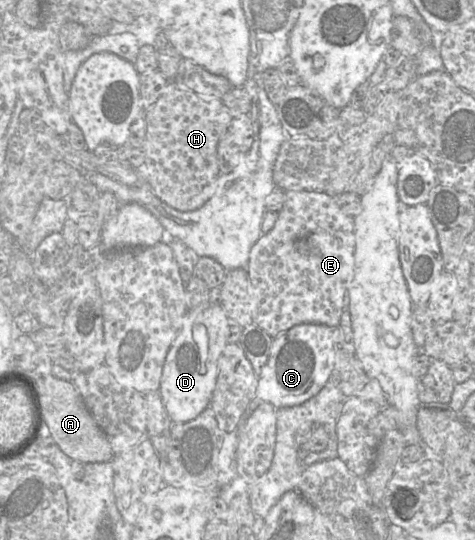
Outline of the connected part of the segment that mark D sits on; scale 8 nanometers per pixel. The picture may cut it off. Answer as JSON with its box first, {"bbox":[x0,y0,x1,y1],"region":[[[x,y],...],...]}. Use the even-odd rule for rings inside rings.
{"bbox":[159,305,229,423],"region":[[[210,305],[206,309],[187,311],[165,358],[159,387],[164,408],[173,423],[191,421],[209,407],[228,331],[229,318],[222,306]]]}

